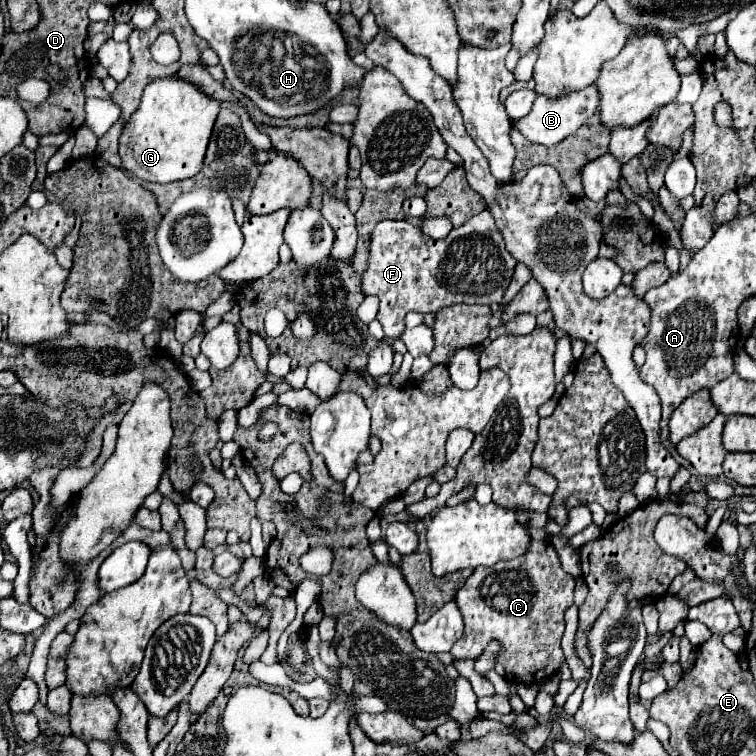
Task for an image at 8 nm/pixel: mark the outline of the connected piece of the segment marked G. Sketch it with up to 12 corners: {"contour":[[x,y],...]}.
{"contour":[[179,77],[145,87],[119,139],[123,169],[189,179],[221,103]]}

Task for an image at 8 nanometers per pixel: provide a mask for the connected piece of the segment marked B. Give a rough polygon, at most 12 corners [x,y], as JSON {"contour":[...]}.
{"contour":[[595,85],[561,99],[537,97],[515,127],[555,145],[599,107]]}

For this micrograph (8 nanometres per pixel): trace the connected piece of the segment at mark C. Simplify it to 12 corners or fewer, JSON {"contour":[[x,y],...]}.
{"contour":[[551,541],[457,591],[455,659],[539,683],[563,657],[575,579]]}

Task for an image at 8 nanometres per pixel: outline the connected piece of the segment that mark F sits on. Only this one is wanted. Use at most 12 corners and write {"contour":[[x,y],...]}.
{"contour":[[489,211],[443,239],[369,235],[363,295],[385,337],[409,311],[499,303],[517,261]]}

